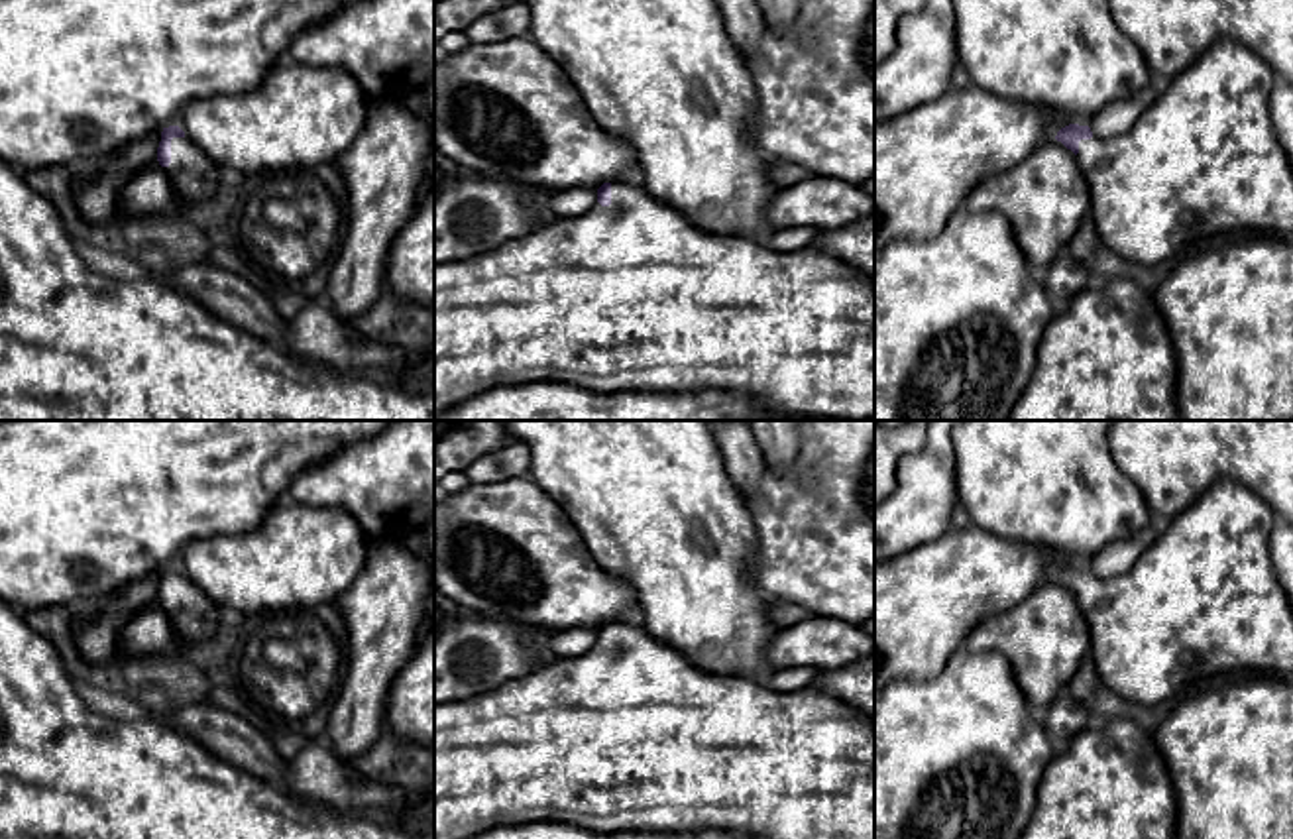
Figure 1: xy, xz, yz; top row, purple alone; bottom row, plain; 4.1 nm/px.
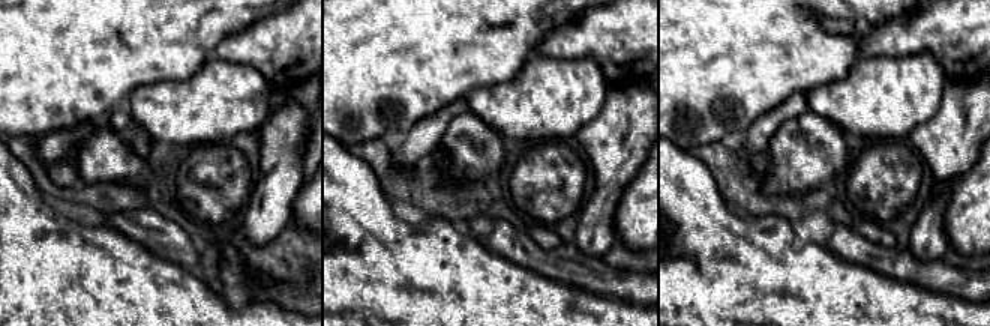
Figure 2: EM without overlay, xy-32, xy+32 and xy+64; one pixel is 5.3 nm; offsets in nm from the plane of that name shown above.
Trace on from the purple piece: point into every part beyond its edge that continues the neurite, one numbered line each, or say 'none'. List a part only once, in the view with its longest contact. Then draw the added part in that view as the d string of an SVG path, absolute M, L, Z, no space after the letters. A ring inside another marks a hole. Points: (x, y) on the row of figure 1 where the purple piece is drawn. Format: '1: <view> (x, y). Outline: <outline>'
1: xy (193, 173). Outline: M187 136L171 140L171 163L161 169L189 208L220 191L222 167Z

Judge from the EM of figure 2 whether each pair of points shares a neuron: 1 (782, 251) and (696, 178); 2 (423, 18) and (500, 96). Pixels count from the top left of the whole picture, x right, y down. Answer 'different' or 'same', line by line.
1: same
2: different

